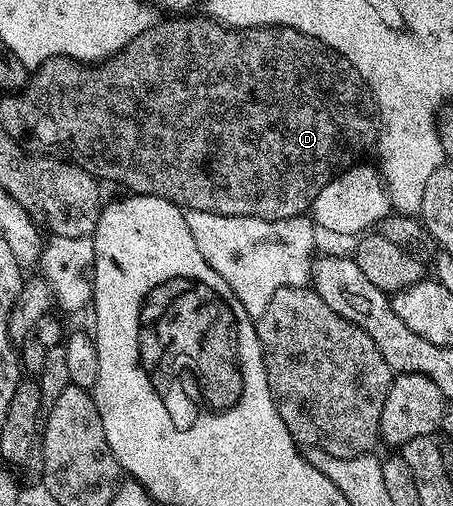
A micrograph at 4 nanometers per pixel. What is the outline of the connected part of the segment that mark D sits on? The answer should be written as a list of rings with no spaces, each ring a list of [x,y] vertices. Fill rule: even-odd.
[[[174,16],[171,22],[159,21],[157,24],[148,27],[144,32],[140,32],[140,36],[136,36],[136,40],[129,42],[123,50],[116,52],[110,58],[104,59],[103,62],[95,62],[93,64],[83,64],[76,61],[75,58],[49,58],[39,64],[37,70],[29,75],[28,81],[24,87],[24,91],[17,95],[18,106],[18,126],[22,130],[26,130],[20,134],[21,141],[24,143],[27,151],[36,150],[39,155],[53,157],[67,161],[73,165],[84,168],[84,172],[88,172],[93,178],[105,180],[113,174],[118,174],[122,170],[122,182],[127,186],[127,191],[130,194],[147,194],[148,196],[156,196],[168,200],[172,204],[181,206],[183,211],[189,212],[212,212],[220,216],[228,216],[229,218],[259,218],[265,222],[287,222],[290,218],[302,218],[303,215],[311,209],[314,201],[321,192],[321,189],[329,182],[337,177],[341,172],[349,169],[351,166],[356,166],[366,158],[365,154],[375,149],[378,136],[380,133],[380,119],[378,116],[378,106],[374,103],[374,97],[365,80],[360,76],[360,72],[356,72],[356,68],[352,68],[352,64],[344,57],[340,56],[332,48],[328,48],[320,40],[316,40],[312,36],[308,36],[299,30],[293,30],[287,26],[264,26],[257,30],[231,30],[229,26],[223,26],[221,22],[211,20],[209,17],[201,16],[202,18],[186,18],[190,16]],[[158,37],[162,37],[164,41],[158,46]],[[158,50],[162,54],[166,54],[166,66],[162,66],[158,70]]]

